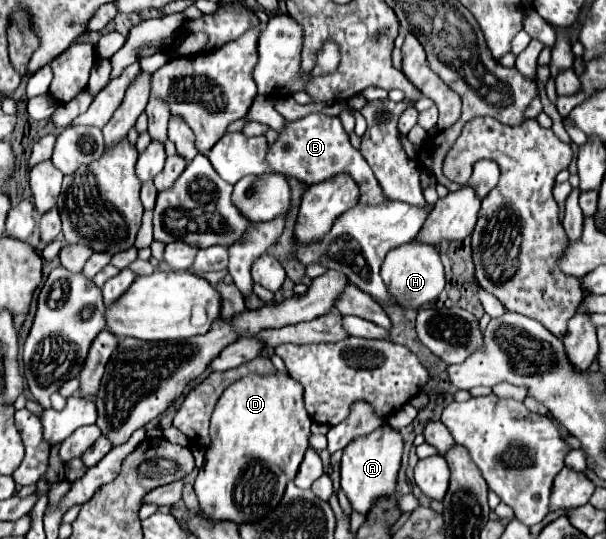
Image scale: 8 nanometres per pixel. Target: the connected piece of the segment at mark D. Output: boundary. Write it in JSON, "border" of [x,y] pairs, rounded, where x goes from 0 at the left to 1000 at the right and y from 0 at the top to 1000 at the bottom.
{"border":[[[475,692],[449,696],[406,696],[376,714],[356,748],[347,785],[347,829],[340,833],[337,863],[323,885],[320,911],[330,929],[330,948],[347,963],[376,963],[386,970],[419,970],[452,944],[472,907],[472,896],[485,889],[502,837],[508,833],[515,777],[502,759],[502,722]]]}

